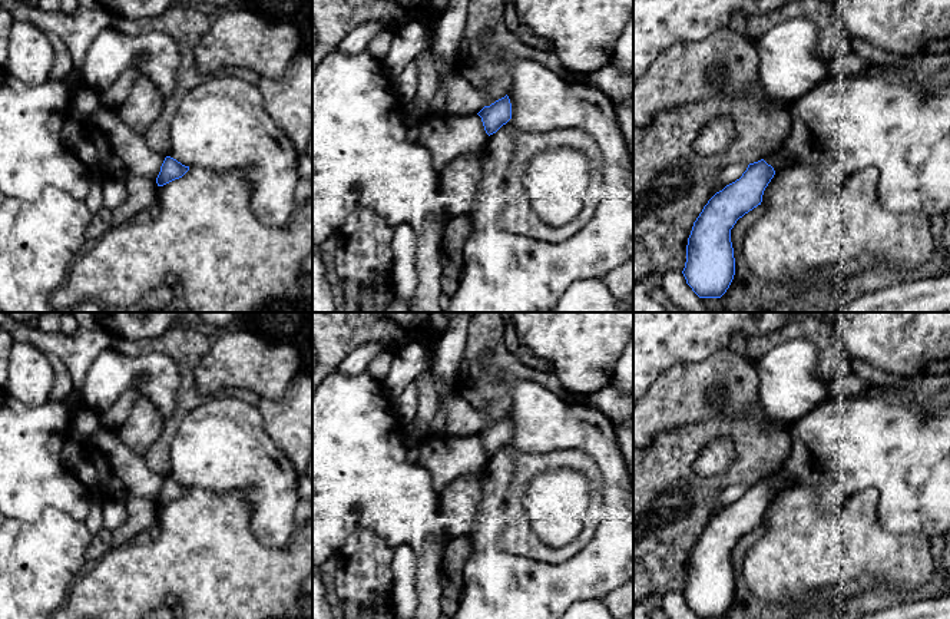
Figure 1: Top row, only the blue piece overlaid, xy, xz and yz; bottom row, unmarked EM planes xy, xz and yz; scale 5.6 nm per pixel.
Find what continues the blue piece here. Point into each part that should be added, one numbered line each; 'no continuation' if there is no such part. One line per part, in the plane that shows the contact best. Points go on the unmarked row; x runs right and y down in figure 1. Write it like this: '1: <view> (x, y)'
no continuation

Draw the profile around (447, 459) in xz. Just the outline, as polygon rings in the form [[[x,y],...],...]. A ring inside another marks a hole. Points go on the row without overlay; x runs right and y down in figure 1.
[[[428,433],[421,438],[418,450],[417,464],[436,479],[438,493],[456,480],[479,473],[489,460],[477,434],[454,437]]]

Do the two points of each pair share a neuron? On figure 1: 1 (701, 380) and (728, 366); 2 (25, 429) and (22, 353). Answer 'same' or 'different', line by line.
1: same
2: different

